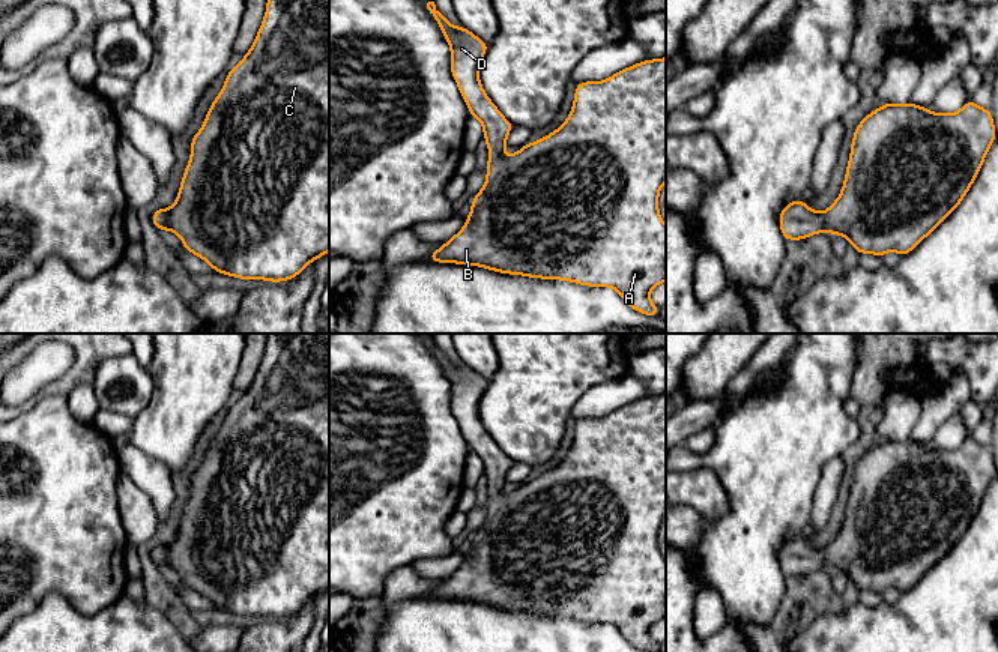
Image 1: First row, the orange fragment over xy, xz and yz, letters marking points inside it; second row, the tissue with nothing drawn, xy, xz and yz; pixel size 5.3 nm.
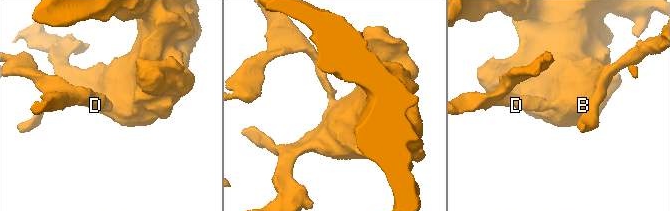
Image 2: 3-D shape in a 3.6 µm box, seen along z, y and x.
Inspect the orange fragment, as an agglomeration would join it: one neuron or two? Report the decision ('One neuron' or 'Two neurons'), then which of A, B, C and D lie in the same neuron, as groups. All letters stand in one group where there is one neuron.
One neuron. Groups: A B C D

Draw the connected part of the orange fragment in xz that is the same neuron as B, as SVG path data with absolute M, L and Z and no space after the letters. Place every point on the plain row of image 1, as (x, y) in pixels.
M428 338L427 346L451 383L452 415L470 452L482 461L490 491L487 517L470 539L466 562L427 595L529 614L612 623L634 647L660 652L660 643L649 637L649 628L666 617L666 560L658 548L658 530L666 518L666 394L643 397L604 418L577 419L574 440L564 461L505 493L507 473L514 461L502 452L479 419L479 401L488 380L463 362L454 364L434 338Z

